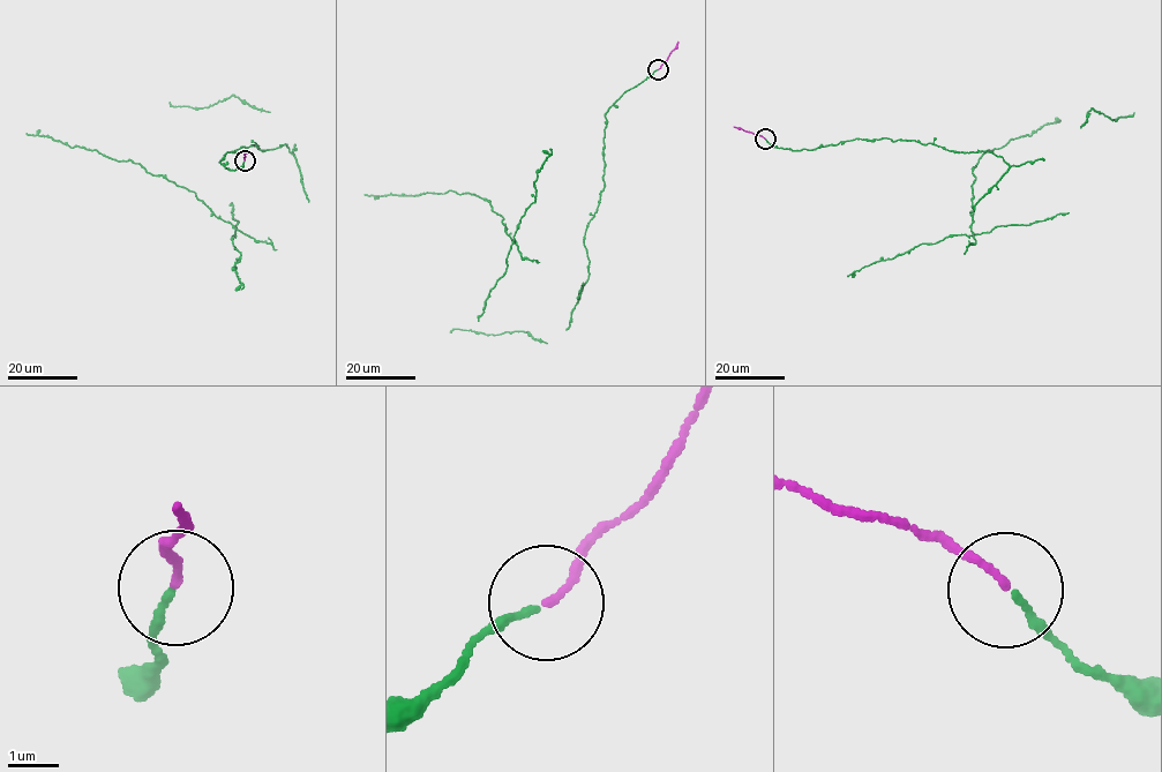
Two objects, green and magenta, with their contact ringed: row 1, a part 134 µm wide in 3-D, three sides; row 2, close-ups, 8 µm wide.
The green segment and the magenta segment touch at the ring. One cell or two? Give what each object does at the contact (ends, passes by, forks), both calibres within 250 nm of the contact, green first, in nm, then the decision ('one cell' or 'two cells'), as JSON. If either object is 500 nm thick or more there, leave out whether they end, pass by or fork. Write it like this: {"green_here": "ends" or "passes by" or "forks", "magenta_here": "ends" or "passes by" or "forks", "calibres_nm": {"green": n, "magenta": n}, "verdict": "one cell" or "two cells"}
{"green_here": "ends", "magenta_here": "ends", "calibres_nm": {"green": 130, "magenta": 120}, "verdict": "one cell"}

